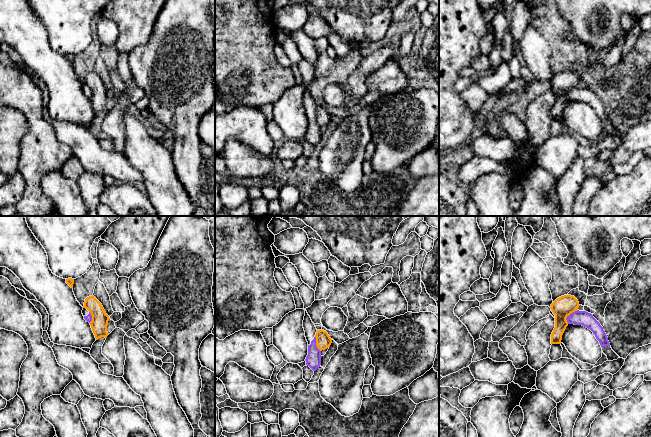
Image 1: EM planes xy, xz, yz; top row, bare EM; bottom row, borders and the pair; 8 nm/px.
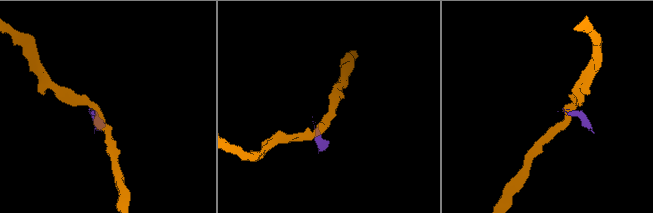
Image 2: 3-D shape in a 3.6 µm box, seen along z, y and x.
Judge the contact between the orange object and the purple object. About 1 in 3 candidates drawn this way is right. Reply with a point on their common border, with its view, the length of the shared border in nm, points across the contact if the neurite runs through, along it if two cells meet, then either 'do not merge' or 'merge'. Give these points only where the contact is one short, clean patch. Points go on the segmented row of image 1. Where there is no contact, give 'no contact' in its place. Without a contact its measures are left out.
yz (569, 314) | 150 nm | along yz (577, 309), (566, 318), (567, 323) | do not merge

